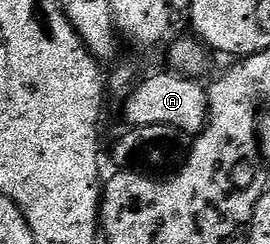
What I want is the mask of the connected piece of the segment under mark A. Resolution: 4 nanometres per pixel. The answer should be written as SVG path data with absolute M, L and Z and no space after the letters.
M171 73L172 75L152 75L149 79L141 78L137 86L127 92L124 103L124 119L129 128L145 127L146 125L166 125L172 127L181 136L195 137L204 130L208 122L208 92L205 84L195 83L195 78L184 73Z

